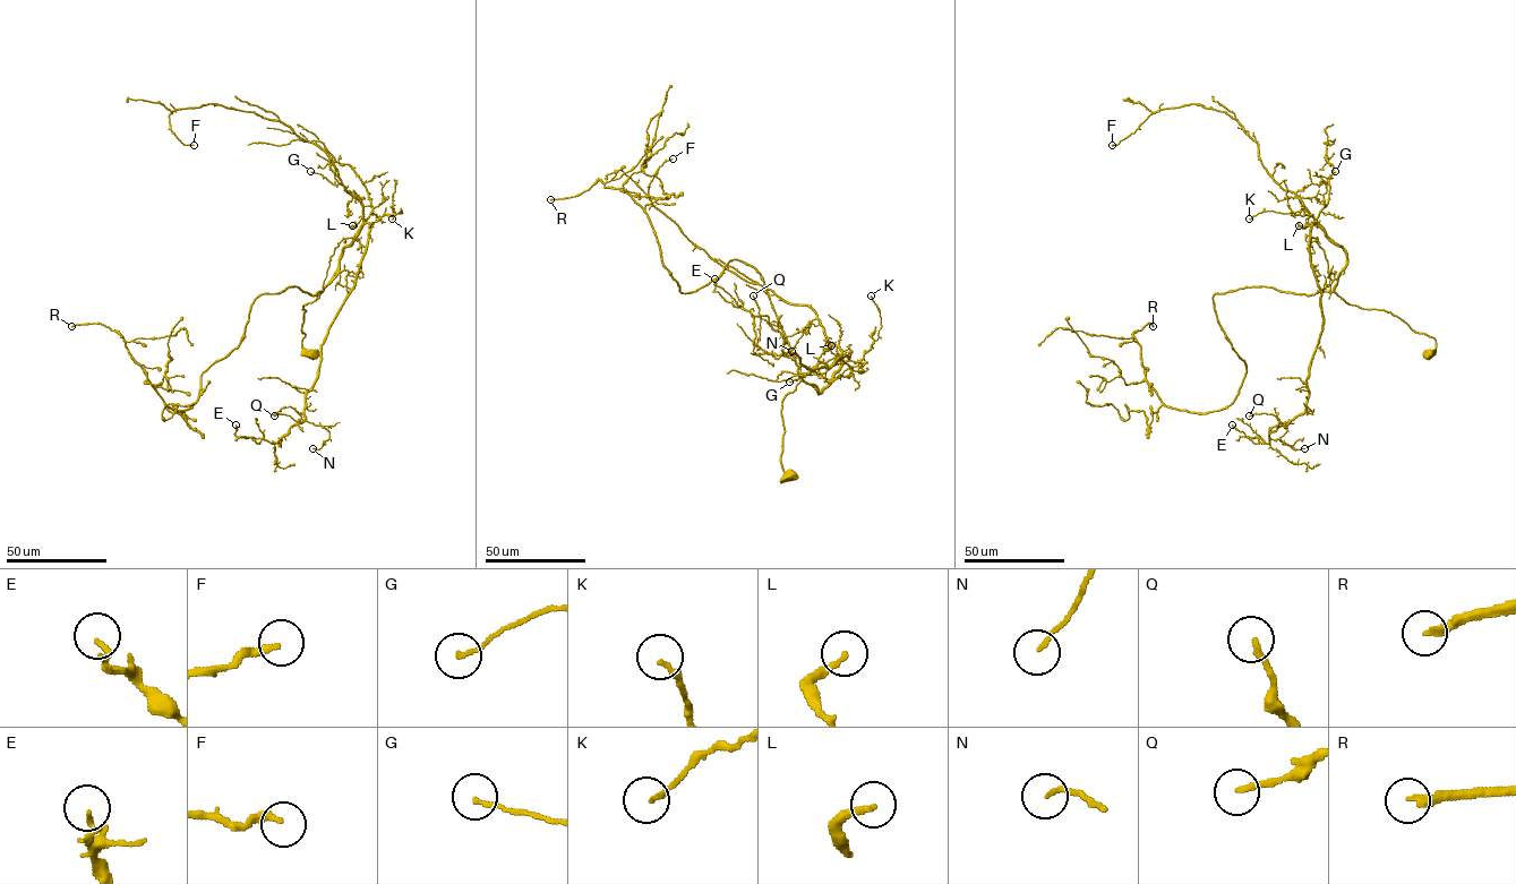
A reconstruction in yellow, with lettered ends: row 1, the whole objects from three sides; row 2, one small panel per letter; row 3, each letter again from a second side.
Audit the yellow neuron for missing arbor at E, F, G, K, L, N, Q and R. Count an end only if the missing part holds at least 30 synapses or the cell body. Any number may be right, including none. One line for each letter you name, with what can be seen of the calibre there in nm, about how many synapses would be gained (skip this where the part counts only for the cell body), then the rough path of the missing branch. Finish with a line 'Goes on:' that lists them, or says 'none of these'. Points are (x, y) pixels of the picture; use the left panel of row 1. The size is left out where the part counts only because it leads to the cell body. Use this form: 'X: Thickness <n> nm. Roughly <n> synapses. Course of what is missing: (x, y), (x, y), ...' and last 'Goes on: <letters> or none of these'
R: Thickness 240 nm. Roughly 250 synapses
Goes on: R

